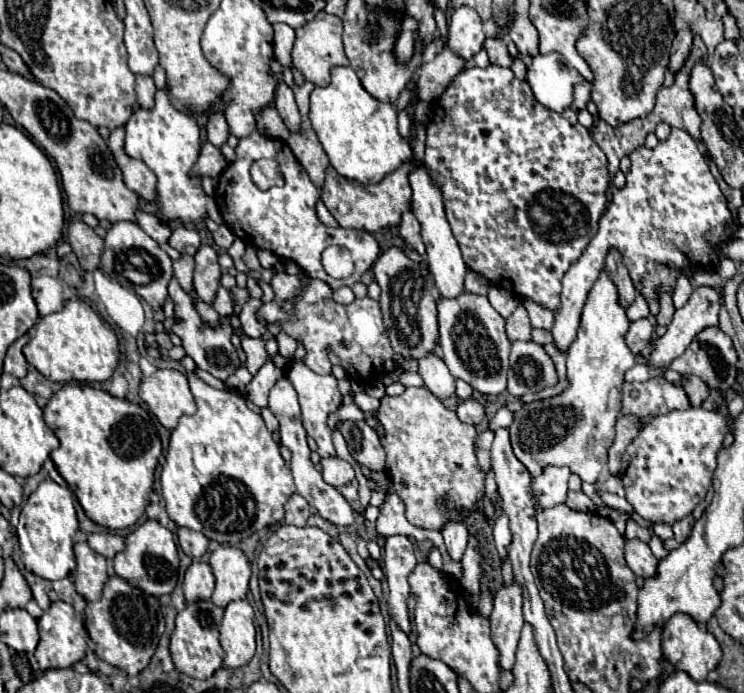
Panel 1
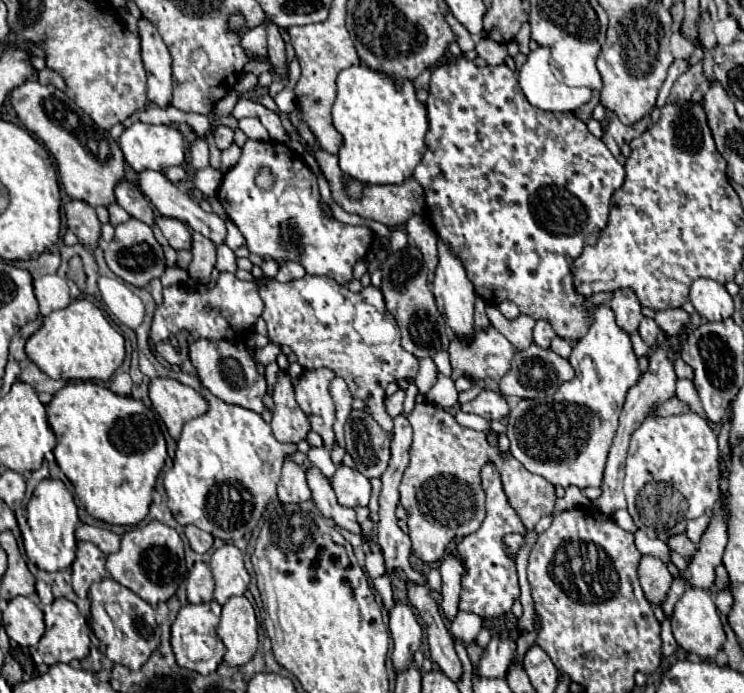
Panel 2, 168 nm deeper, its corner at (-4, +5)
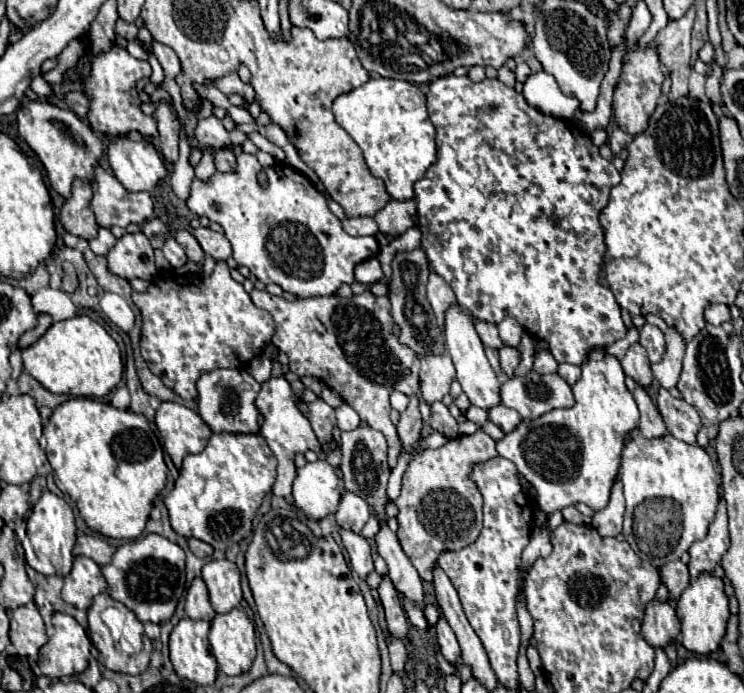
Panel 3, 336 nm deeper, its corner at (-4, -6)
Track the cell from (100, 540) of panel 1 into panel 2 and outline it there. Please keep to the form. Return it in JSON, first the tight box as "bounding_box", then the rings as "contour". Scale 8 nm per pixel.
{"bounding_box":[76,523,120,555],"contour":[[[80,523],[78,529],[76,529],[76,537],[80,541],[94,543],[106,555],[116,553],[120,549],[120,535],[116,535],[116,533],[108,531],[108,529],[100,529],[100,527],[92,527],[92,525]]]}

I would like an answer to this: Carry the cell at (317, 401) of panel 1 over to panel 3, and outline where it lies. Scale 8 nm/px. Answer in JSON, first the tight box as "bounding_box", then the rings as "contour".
{"bounding_box":[298,398,336,444],"contour":[[[318,398],[316,402],[298,402],[300,410],[304,412],[304,416],[310,420],[318,440],[322,444],[326,444],[332,438],[332,428],[336,426],[336,414],[334,408],[328,406],[322,398]]]}

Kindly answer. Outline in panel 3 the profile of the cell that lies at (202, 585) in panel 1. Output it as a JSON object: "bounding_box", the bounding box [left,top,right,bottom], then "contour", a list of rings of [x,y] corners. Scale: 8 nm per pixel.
{"bounding_box":[186,578,216,620],"contour":[[[194,578],[188,594],[186,594],[186,614],[192,620],[212,620],[216,616],[210,598],[208,598],[208,588],[202,578]]]}

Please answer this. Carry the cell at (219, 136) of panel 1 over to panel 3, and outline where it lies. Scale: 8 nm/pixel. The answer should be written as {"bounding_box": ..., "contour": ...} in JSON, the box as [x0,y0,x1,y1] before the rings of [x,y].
{"bounding_box":[216,150,236,172],"contour":[[[216,150],[216,168],[220,172],[236,172],[236,156],[230,150]]]}

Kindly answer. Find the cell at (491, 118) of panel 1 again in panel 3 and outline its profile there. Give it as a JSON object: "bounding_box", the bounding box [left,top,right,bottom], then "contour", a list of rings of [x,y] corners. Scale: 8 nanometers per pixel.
{"bounding_box":[414,74,626,366],"contour":[[[450,74],[430,82],[430,92],[426,96],[430,122],[436,128],[438,160],[428,168],[426,176],[416,182],[414,190],[418,202],[418,228],[422,232],[422,250],[426,252],[426,258],[430,262],[430,270],[436,272],[440,278],[444,278],[444,282],[454,290],[458,304],[468,312],[472,312],[476,318],[492,324],[500,324],[504,318],[514,318],[528,334],[532,334],[538,340],[546,340],[550,344],[550,352],[556,358],[556,362],[580,366],[586,362],[592,350],[606,348],[616,340],[624,338],[626,326],[620,318],[620,308],[614,300],[614,294],[608,286],[600,284],[606,244],[598,216],[600,210],[608,204],[610,188],[620,182],[620,172],[612,166],[612,162],[600,156],[598,148],[592,144],[590,138],[586,138],[586,132],[582,132],[576,124],[534,110],[532,106],[528,106],[522,94],[518,94],[514,88],[506,88],[500,80],[486,78],[482,82],[472,82],[468,76],[458,78]]]}

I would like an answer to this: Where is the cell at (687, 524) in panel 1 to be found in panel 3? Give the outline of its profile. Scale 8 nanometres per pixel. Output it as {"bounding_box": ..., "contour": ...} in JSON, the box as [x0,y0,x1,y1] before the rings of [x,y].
{"bounding_box":[660,560,690,600],"contour":[[[676,560],[674,564],[666,564],[666,568],[660,570],[662,582],[668,588],[668,594],[672,600],[678,600],[680,594],[688,588],[690,584],[690,576],[688,576],[688,566],[682,564],[680,560]]]}

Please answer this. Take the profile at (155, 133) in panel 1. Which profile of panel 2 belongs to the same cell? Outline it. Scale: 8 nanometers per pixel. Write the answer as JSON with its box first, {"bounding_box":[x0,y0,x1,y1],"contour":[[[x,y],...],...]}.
{"bounding_box":[118,125,188,173],"contour":[[[132,125],[122,133],[118,143],[120,143],[120,149],[124,153],[126,163],[134,171],[154,169],[160,173],[164,173],[168,167],[182,165],[186,159],[186,147],[188,147],[184,133],[172,125]]]}

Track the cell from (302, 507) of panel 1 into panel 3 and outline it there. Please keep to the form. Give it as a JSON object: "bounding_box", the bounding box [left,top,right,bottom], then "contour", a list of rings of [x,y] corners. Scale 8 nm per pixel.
{"bounding_box":[254,376,322,498],"contour":[[[272,376],[268,382],[264,382],[254,404],[256,404],[258,412],[264,416],[264,424],[260,426],[260,436],[266,440],[266,444],[270,446],[270,450],[274,452],[274,456],[278,460],[272,493],[278,497],[290,498],[292,482],[294,482],[294,468],[296,468],[294,456],[298,452],[306,452],[306,450],[322,450],[322,446],[310,426],[310,420],[300,412],[296,396],[284,376],[278,376],[278,378]]]}

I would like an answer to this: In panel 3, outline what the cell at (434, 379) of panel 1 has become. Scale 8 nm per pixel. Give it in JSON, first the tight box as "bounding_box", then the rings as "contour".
{"bounding_box":[430,402,458,438],"contour":[[[434,402],[430,406],[430,426],[432,430],[448,436],[448,438],[456,438],[458,436],[458,424],[456,420],[450,416],[448,408],[442,402]]]}

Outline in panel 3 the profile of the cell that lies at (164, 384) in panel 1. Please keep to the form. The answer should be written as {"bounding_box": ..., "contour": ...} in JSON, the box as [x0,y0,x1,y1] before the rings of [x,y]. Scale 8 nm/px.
{"bounding_box":[156,402,212,468],"contour":[[[162,402],[156,410],[156,426],[176,468],[184,456],[198,454],[206,448],[212,432],[204,420],[190,408],[176,402]]]}

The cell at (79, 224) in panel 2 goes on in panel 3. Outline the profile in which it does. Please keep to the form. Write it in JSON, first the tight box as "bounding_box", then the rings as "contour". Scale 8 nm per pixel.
{"bounding_box":[60,178,98,240],"contour":[[[76,178],[72,182],[72,194],[60,210],[60,222],[64,218],[64,228],[70,234],[76,234],[84,240],[96,238],[96,234],[98,234],[98,224],[96,224],[94,212],[90,208],[92,194],[94,194],[92,182]]]}

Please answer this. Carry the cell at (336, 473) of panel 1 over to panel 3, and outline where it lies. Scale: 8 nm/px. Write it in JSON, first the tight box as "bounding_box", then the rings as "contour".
{"bounding_box":[334,492,370,534],"contour":[[[344,492],[338,512],[334,516],[336,516],[336,524],[340,528],[360,534],[364,524],[370,518],[370,506],[360,496],[354,496],[352,492]]]}

